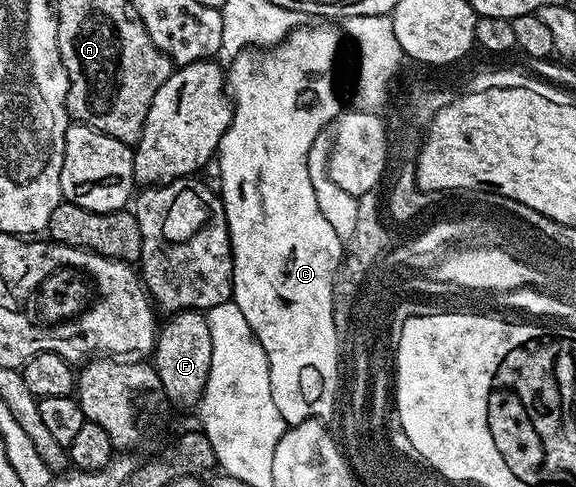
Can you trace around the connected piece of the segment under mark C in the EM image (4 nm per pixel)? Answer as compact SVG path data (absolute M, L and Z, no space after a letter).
M318 22L315 28L303 26L291 30L286 39L273 45L263 56L257 56L257 51L245 50L237 53L234 60L228 64L226 83L232 101L234 117L224 130L224 134L218 143L216 157L220 162L221 177L223 178L223 190L221 192L222 205L226 211L226 225L230 231L230 253L234 256L234 279L232 281L232 299L236 306L248 318L248 326L256 334L260 346L268 354L268 366L270 367L270 381L272 382L272 402L276 402L276 410L280 410L283 418L290 420L302 420L304 414L312 412L326 412L326 408L332 402L334 396L334 339L337 338L338 325L331 320L331 283L336 275L339 264L344 257L344 241L332 230L328 218L320 214L320 206L316 202L316 190L312 186L310 177L311 164L308 162L308 154L315 151L318 135L329 129L337 121L344 105L338 101L338 84L334 81L334 67L338 64L338 47L344 44L344 36L341 31L329 28L329 23Z

